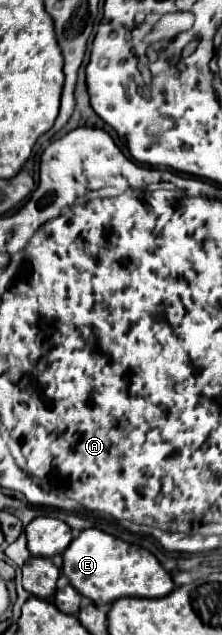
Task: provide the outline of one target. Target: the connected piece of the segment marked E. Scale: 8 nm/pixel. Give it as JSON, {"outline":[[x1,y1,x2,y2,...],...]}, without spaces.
{"outline":[[97,528,83,530,63,552,63,574,73,588,91,598,97,606,115,602,117,598,163,598,175,584,171,574,159,564,159,560,137,544,127,544]]}

